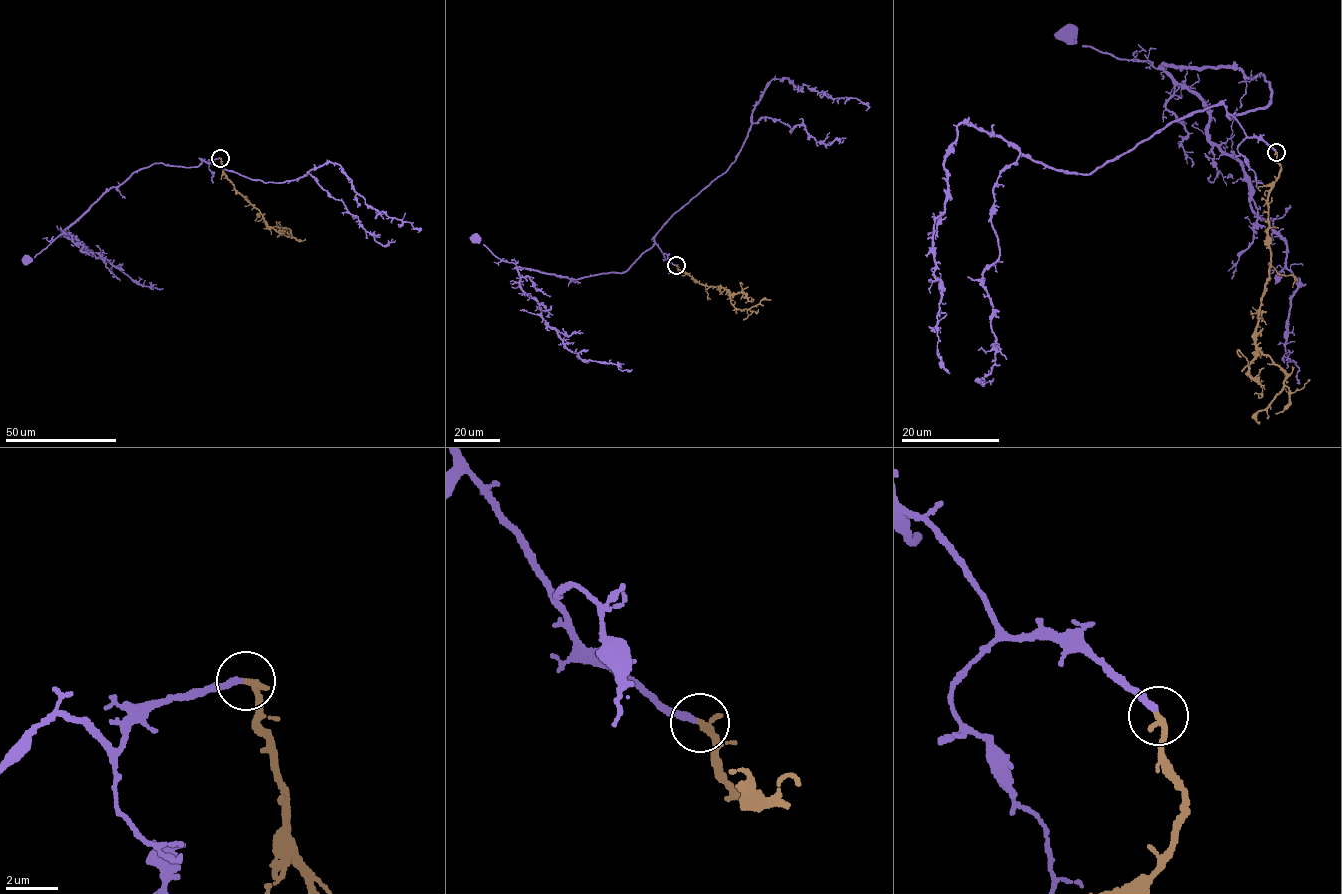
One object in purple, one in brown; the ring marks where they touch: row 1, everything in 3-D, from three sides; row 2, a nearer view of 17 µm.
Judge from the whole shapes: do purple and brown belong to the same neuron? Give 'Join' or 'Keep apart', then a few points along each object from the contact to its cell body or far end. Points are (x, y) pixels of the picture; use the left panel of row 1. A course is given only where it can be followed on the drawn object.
Join. Course of purple: (219, 158), (189, 167), (153, 163), (132, 172), (121, 184), (103, 193), (64, 233), (31, 260), (27, 258). Course of brown: (220, 158), (223, 172), (233, 189), (259, 211), (266, 227), (283, 228), (298, 240), (305, 239)

